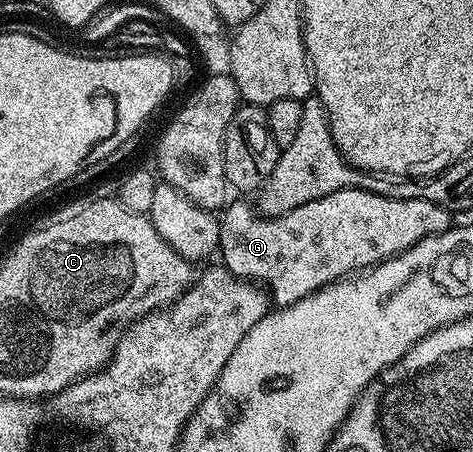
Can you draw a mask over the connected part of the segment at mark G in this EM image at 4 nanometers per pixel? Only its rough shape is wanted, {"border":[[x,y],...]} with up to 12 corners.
{"border":[[344,187],[220,216],[220,262],[277,307],[451,227],[431,201]]}

